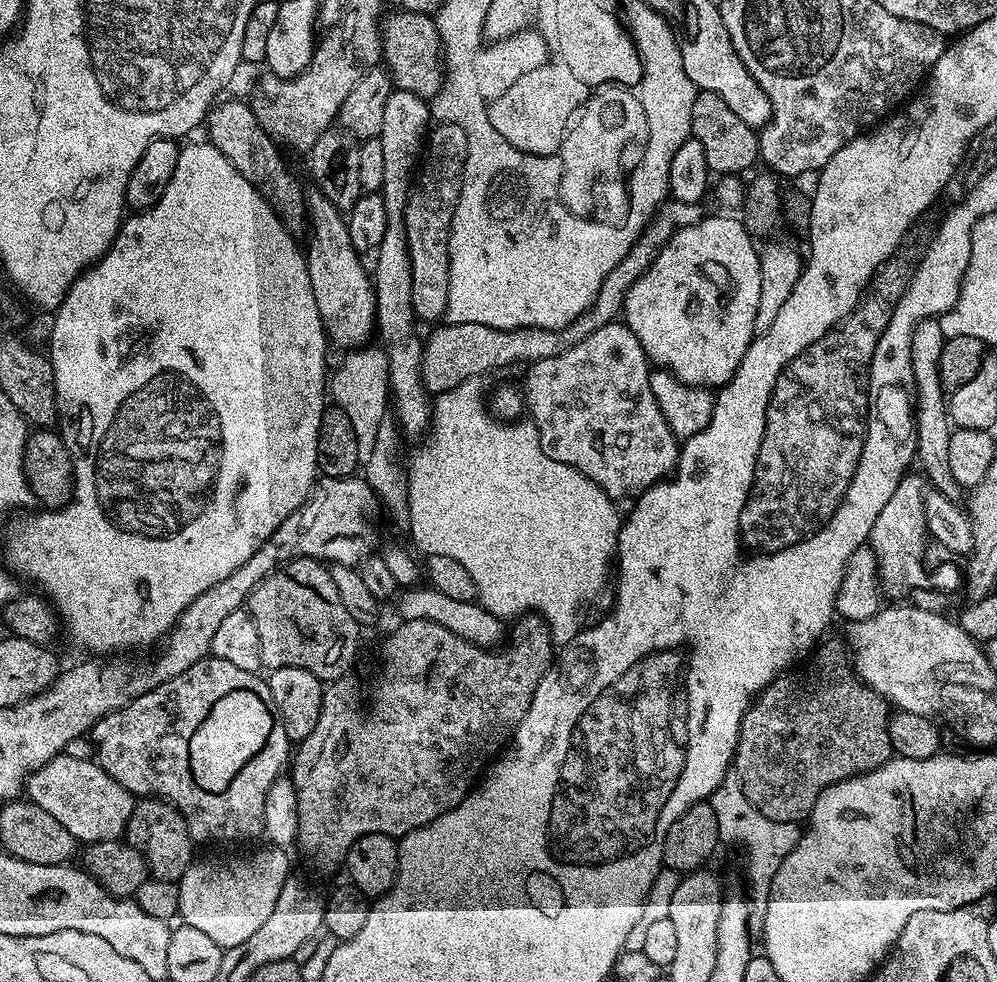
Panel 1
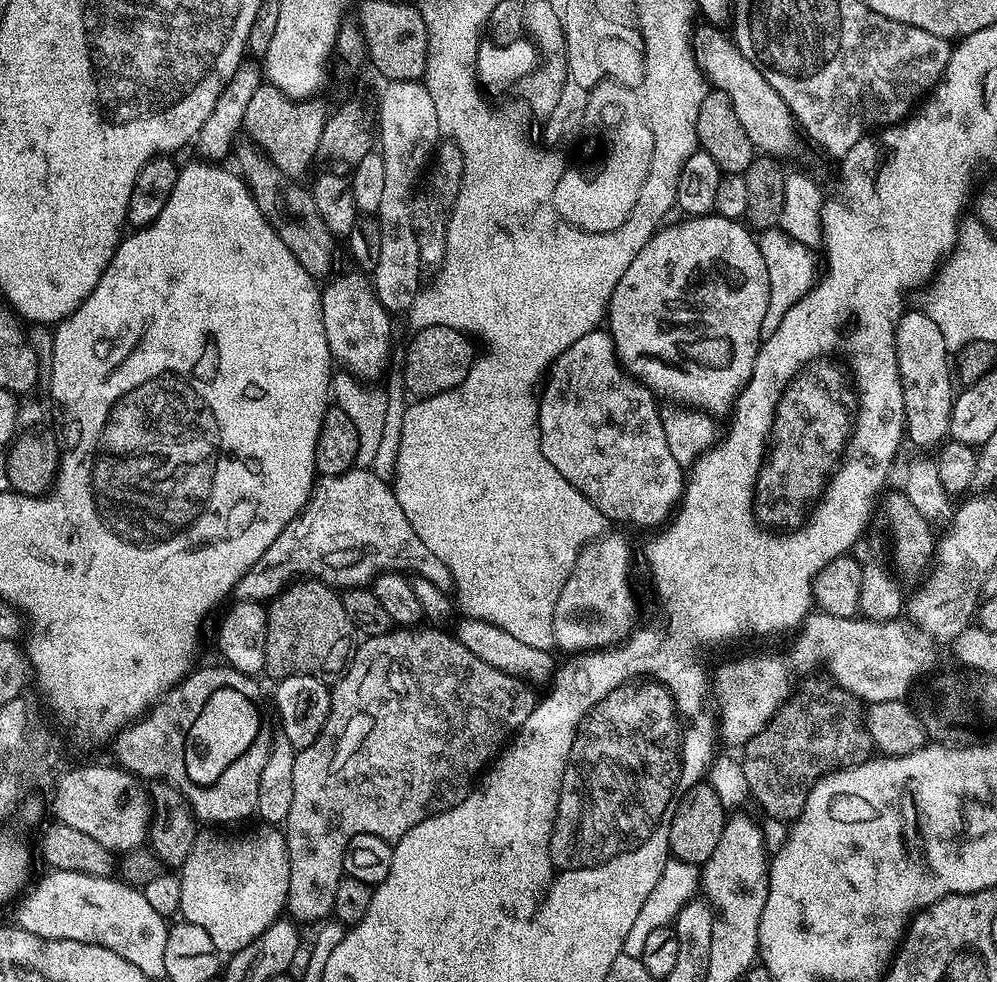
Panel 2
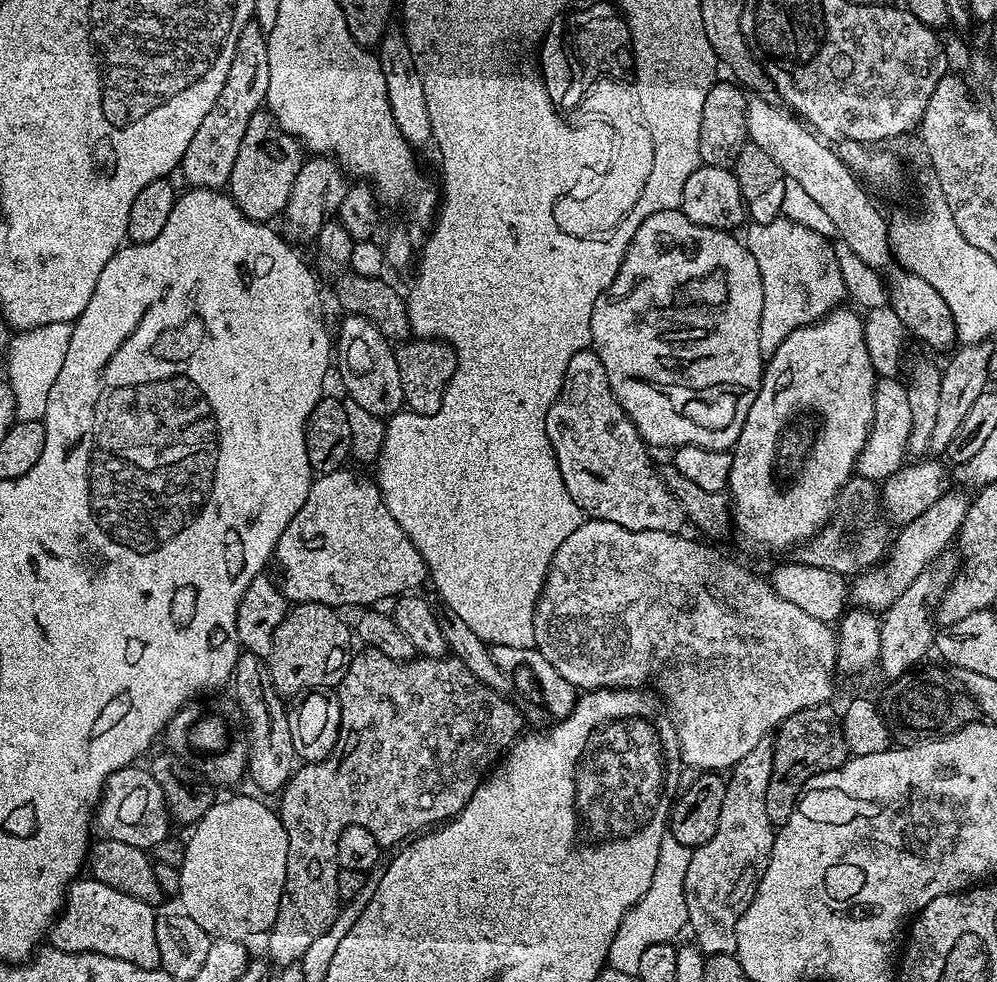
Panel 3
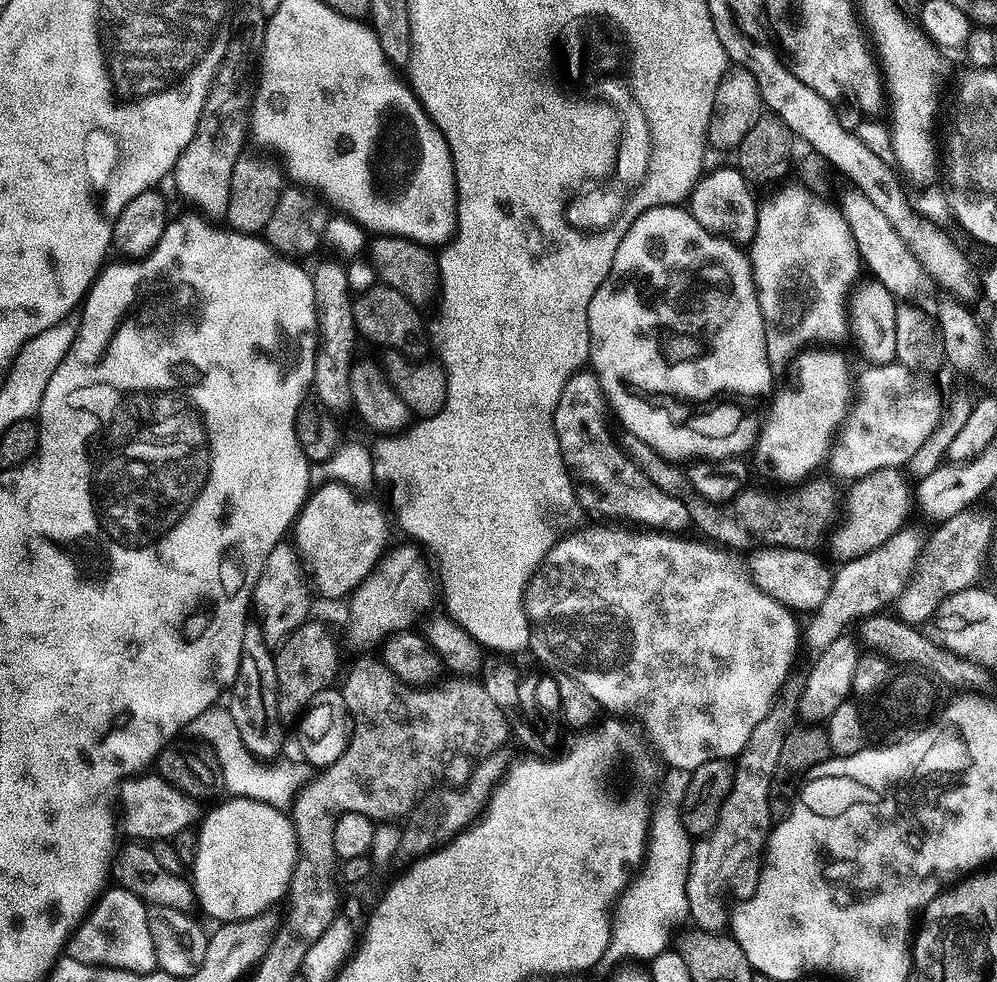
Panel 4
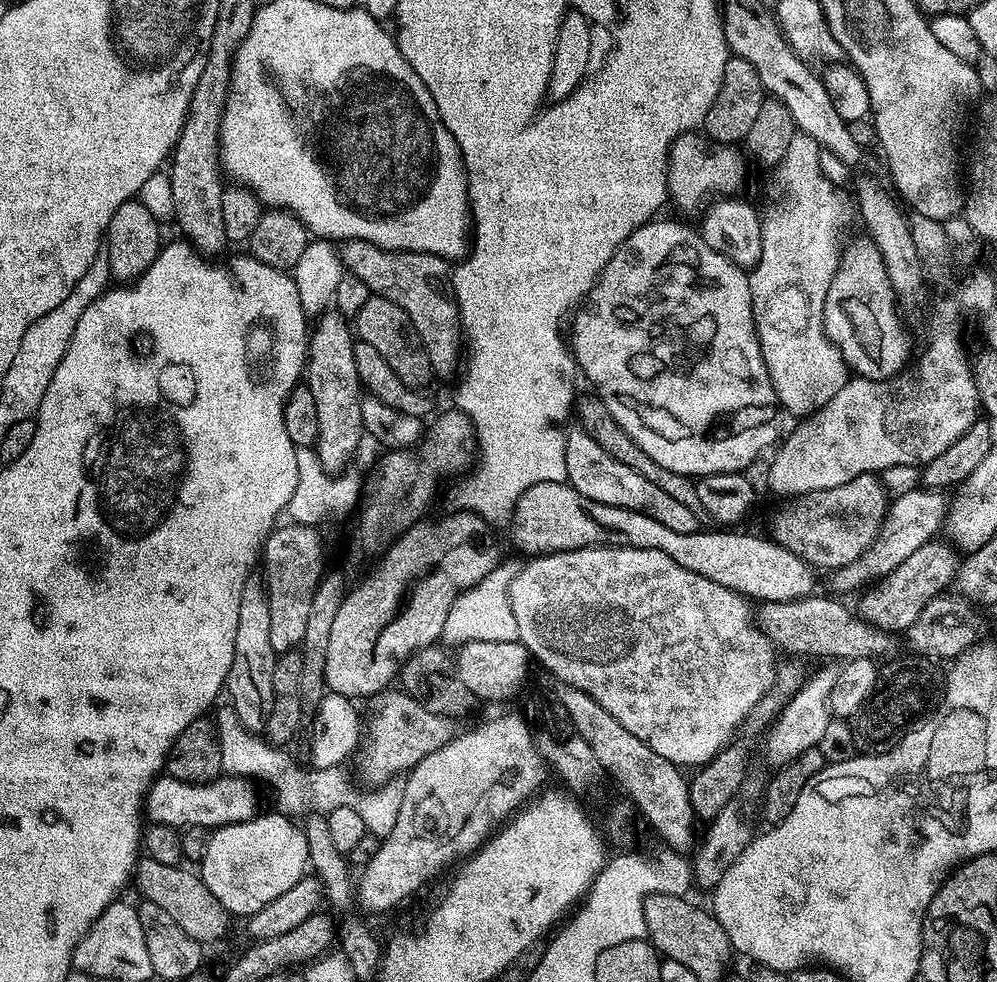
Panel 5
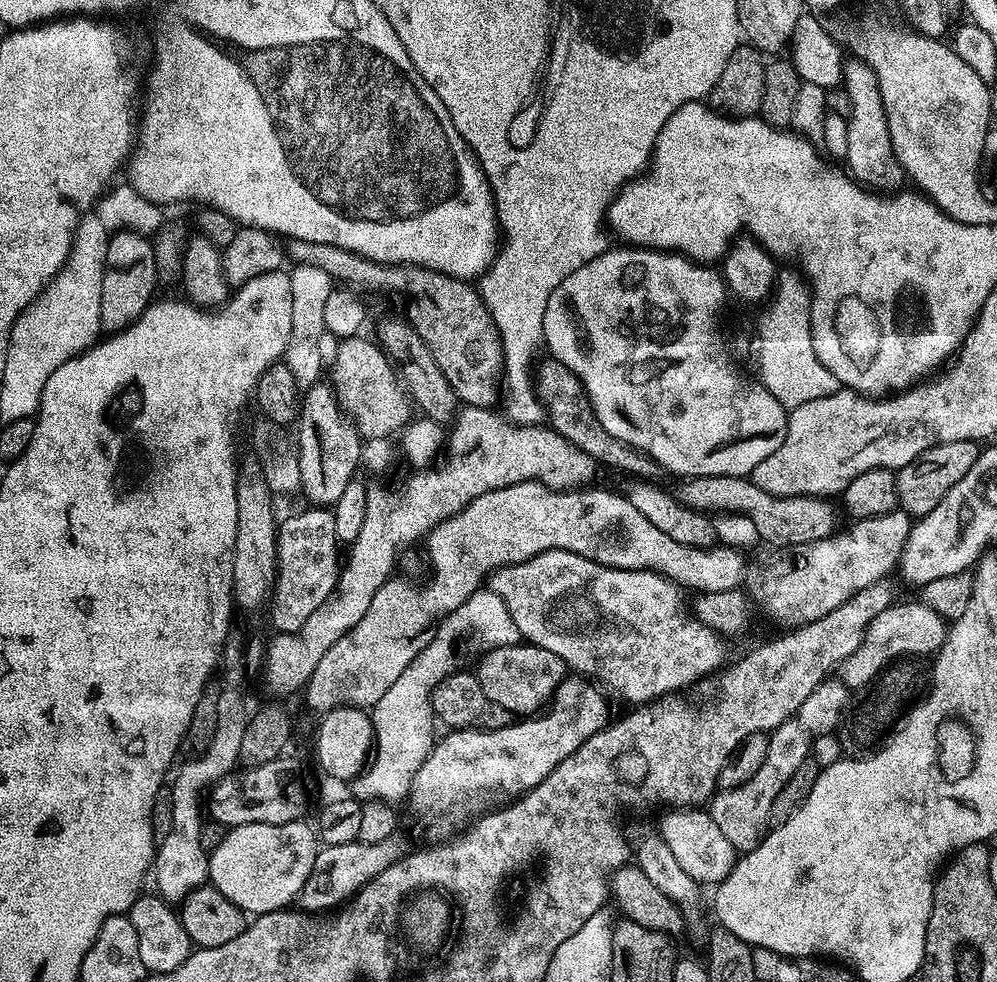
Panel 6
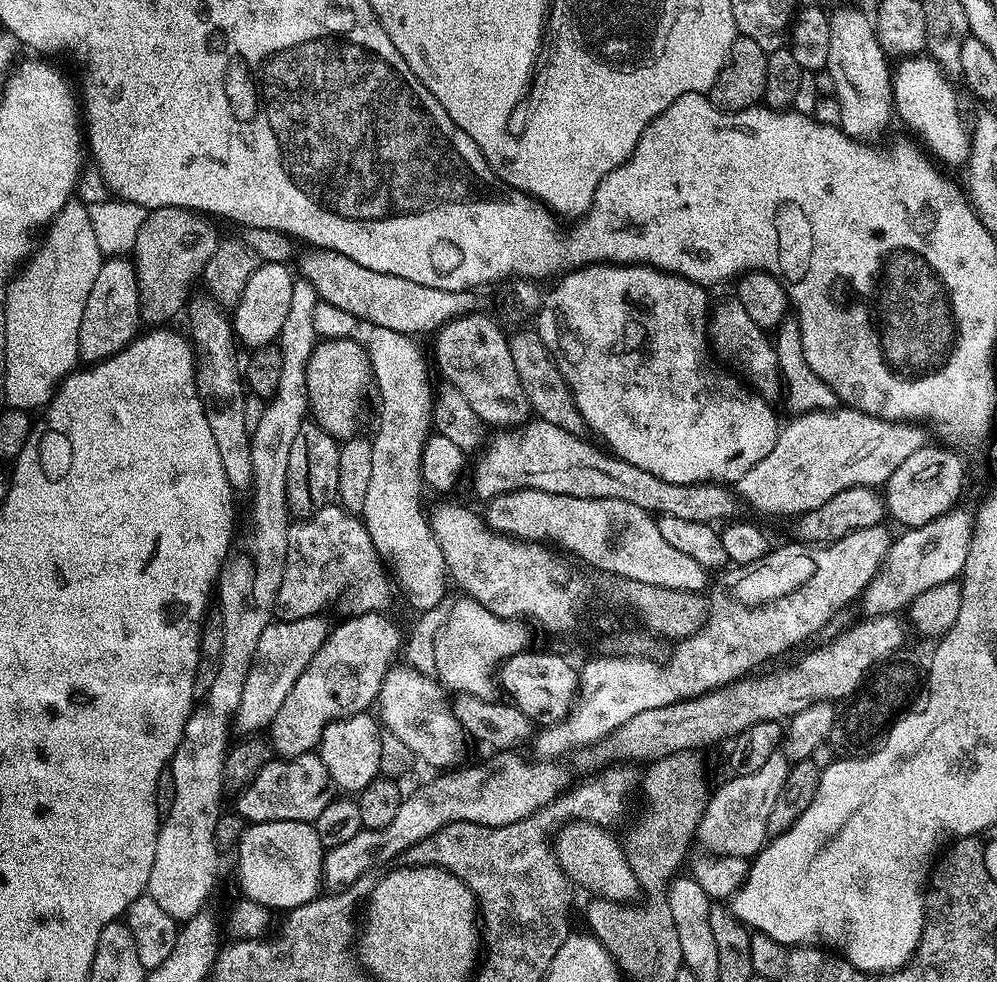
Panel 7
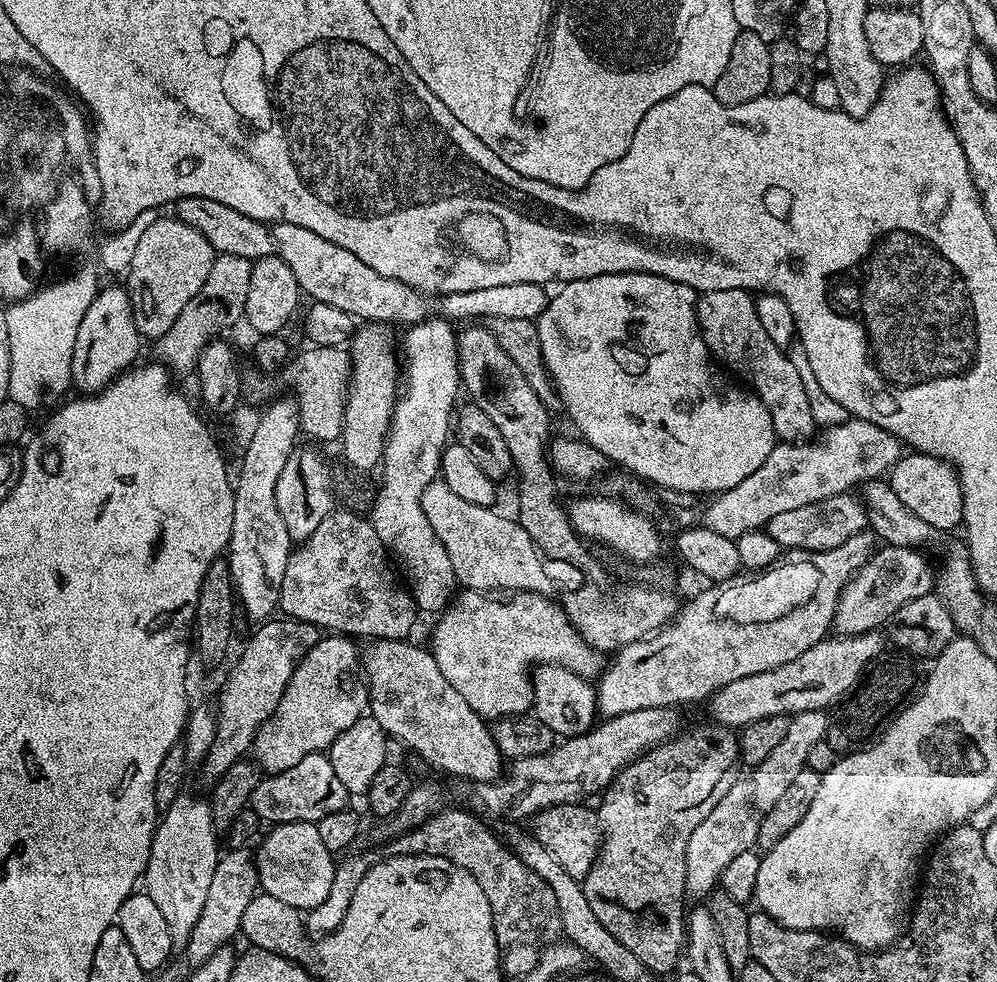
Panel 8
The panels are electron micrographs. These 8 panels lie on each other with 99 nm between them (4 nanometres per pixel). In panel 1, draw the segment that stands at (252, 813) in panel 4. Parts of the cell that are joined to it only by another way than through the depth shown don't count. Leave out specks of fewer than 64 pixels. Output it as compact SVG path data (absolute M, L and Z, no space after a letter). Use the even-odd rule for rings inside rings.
M263 846L249 856L228 856L225 860L197 859L178 882L180 886L179 919L202 930L225 950L242 946L251 938L274 910L282 886L290 879L285 849Z

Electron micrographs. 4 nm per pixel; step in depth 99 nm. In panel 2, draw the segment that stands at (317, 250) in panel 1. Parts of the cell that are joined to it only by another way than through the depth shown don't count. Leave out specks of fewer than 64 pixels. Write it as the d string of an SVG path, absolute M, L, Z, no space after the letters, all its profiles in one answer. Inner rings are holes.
M358 272L346 274L321 291L323 326L326 342L335 361L347 373L362 382L374 382L388 366L390 358L391 313L377 300L369 279Z

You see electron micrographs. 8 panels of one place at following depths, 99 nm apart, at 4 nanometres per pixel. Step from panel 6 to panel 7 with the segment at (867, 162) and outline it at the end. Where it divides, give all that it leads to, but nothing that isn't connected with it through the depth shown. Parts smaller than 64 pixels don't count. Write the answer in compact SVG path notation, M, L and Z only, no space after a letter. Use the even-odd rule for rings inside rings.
M840 12L830 24L830 52L827 74L832 75L832 80L836 83L836 100L840 103L839 127L847 136L853 140L869 142L875 136L880 136L888 128L888 123L894 120L894 101L892 99L892 77L893 69L888 68L889 57L884 51L884 47L878 42L876 29L871 19L863 20L854 12Z

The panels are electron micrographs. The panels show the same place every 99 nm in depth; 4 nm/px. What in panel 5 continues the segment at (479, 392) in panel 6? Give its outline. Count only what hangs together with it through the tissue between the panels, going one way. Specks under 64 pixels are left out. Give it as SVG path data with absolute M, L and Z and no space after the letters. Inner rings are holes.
M341 240L338 244L340 262L344 265L347 275L358 278L369 288L371 295L390 298L394 306L402 306L428 351L430 366L437 377L452 376L456 367L461 367L460 342L462 346L462 323L460 321L460 309L450 291L450 264L441 256L426 254L425 252L403 252L402 250L386 250L374 246L365 240Z

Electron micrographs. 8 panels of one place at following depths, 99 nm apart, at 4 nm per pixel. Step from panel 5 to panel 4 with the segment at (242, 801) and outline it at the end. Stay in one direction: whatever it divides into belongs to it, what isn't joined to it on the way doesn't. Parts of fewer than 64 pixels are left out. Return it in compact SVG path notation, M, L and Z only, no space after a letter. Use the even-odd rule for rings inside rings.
M141 774L138 776L133 776L132 779L123 781L120 785L120 795L118 797L119 807L122 809L122 828L129 832L129 837L135 838L140 842L151 842L153 840L168 840L171 837L177 836L179 832L182 830L186 830L187 828L193 827L197 823L198 820L198 812L196 816L196 805L197 801L193 799L193 797L188 796L184 792L179 792L177 788L173 784L168 784L159 774L151 774L152 776L148 776L149 774Z

